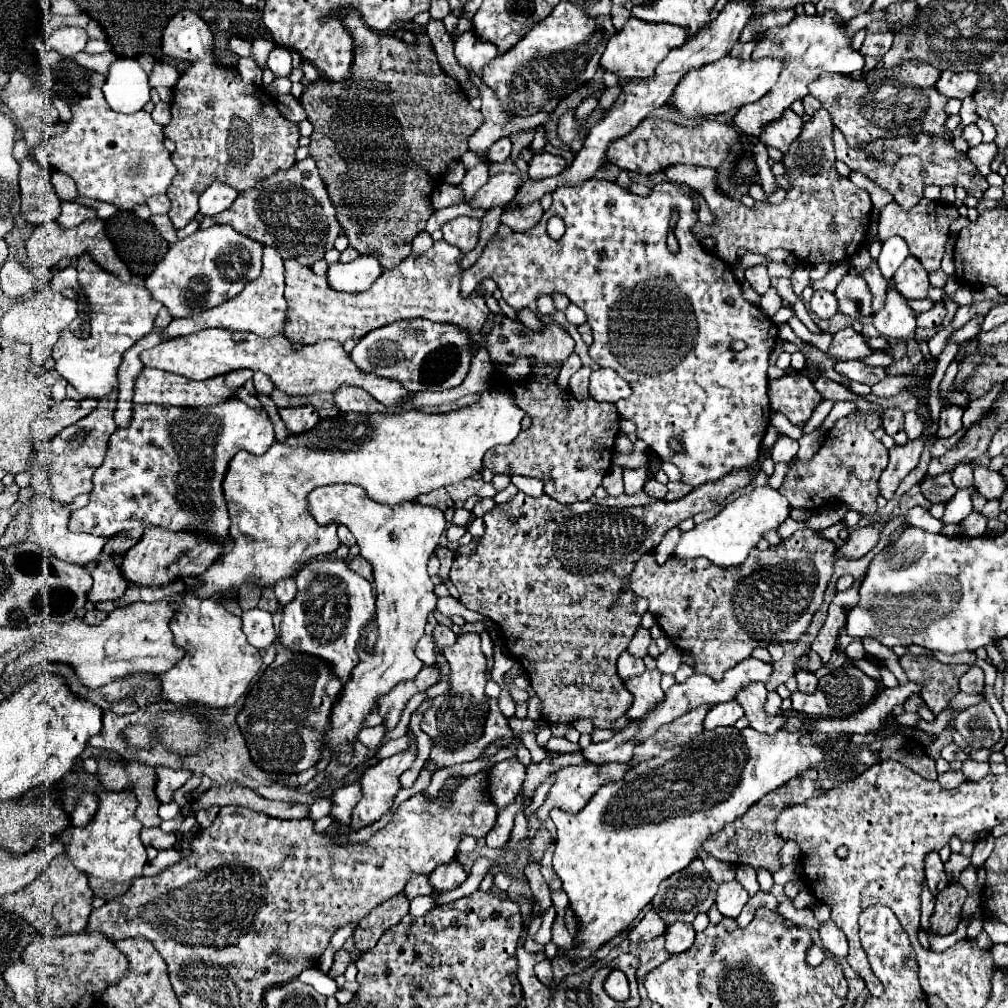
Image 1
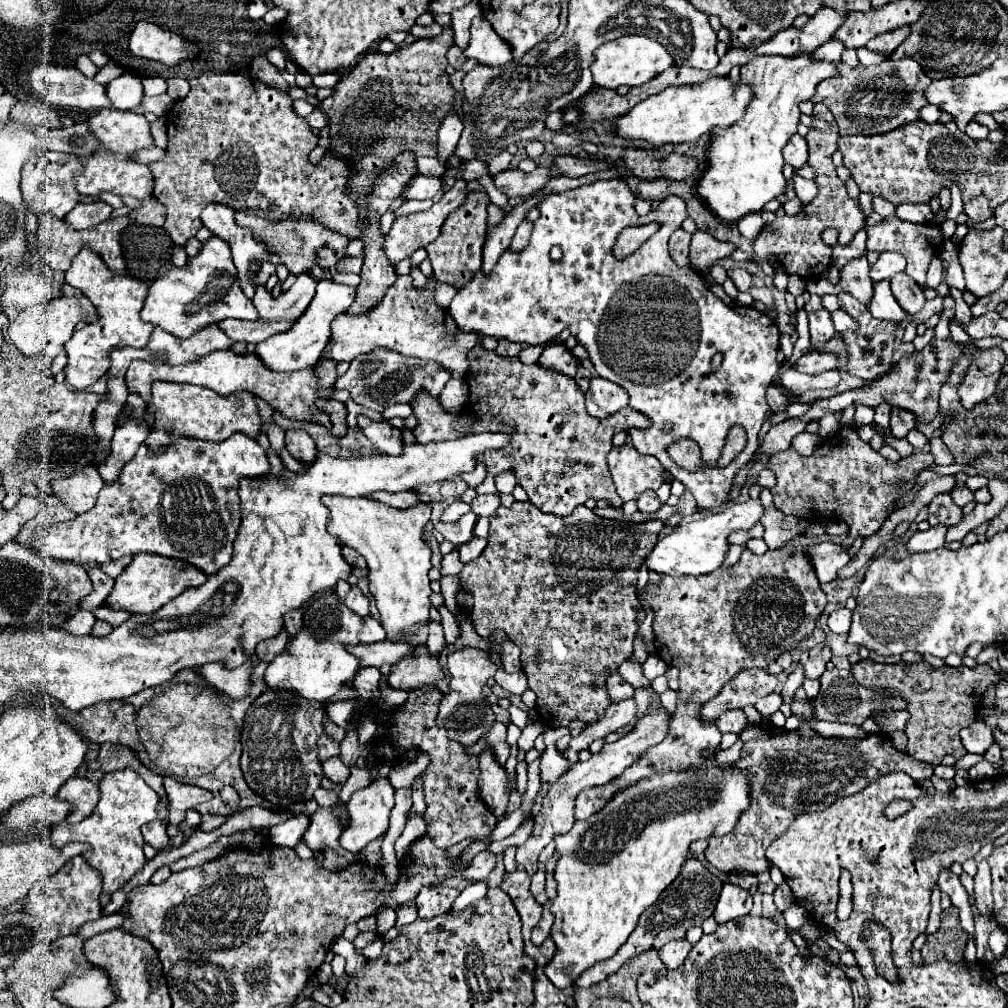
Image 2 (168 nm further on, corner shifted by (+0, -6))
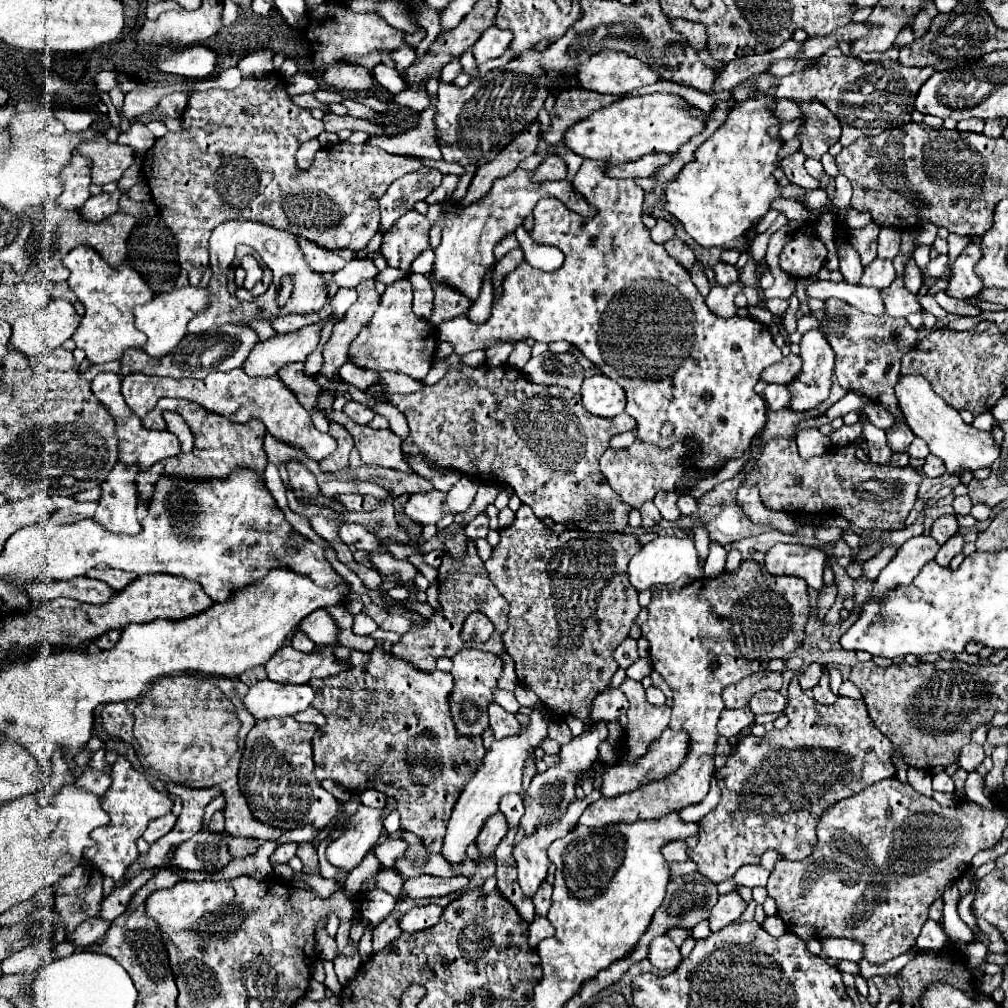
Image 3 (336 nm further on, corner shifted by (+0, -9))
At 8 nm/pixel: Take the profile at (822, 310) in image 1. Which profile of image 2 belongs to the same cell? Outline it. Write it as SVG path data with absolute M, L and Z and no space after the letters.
M819 309L815 313L809 315L809 335L811 335L811 349L821 351L823 345L835 335L835 327L833 321L829 317L829 311Z

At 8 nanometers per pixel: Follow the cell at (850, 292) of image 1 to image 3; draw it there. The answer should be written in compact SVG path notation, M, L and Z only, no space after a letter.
M837 298L827 302L825 312L827 318L821 322L821 328L827 332L827 340L835 352L837 382L847 390L875 396L875 400L887 406L887 410L895 414L897 422L901 422L903 418L897 408L897 396L893 388L899 380L901 358L917 344L917 330L913 330L905 318L893 318L889 314L867 316Z

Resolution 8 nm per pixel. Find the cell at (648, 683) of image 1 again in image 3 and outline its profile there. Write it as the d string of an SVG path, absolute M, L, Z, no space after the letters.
M599 720L599 722L589 724L583 730L581 736L575 736L569 744L561 746L559 762L557 764L549 766L545 772L537 772L531 778L531 786L523 794L525 814L521 818L521 826L525 828L525 834L527 836L539 826L539 820L555 820L555 816L559 816L559 812L563 812L563 808L567 808L567 800L573 800L575 798L575 782L577 782L577 776L583 770L589 770L593 766L593 762L599 756L599 750L597 748L599 748L601 742L607 740L607 736L609 736L609 730L607 730L607 722L605 720Z

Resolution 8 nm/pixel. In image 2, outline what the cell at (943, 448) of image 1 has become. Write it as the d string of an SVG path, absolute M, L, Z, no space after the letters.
M843 427L837 435L825 439L811 457L799 455L793 447L775 453L767 461L767 469L775 471L777 483L771 487L775 507L785 515L815 519L839 519L849 525L847 540L841 545L850 547L857 537L869 537L879 531L887 519L889 505L897 505L913 491L923 469L931 467L931 453L915 451L907 459L891 463L883 459L869 443L861 441L853 427Z

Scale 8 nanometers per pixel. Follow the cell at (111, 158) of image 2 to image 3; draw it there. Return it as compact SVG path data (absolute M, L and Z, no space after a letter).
M133 122L129 126L127 132L121 132L119 134L119 144L127 144L131 146L133 150L149 150L153 144L155 144L155 136L141 124L141 122Z

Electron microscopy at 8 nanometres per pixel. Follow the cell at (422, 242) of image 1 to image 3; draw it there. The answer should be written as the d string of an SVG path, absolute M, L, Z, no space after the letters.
M413 274L409 280L413 284L413 312L419 318L429 320L431 312L433 312L433 290L431 290L431 284L429 284L427 276L423 276L423 274Z

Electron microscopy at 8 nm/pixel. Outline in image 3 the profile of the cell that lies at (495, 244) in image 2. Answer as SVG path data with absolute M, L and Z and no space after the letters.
M493 268L487 270L487 276L483 278L483 284L481 284L481 294L469 308L471 320L487 320L487 316L491 316L491 302L493 302L491 276L493 276Z

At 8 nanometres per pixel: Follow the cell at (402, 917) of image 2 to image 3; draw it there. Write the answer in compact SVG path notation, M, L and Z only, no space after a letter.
M389 916L373 930L373 952L383 950L391 940L399 938L401 934L403 934L403 930L399 928L399 918Z

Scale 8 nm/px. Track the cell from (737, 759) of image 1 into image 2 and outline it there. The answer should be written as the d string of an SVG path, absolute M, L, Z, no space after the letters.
M707 759L697 771L657 773L655 777L643 779L637 785L619 791L587 821L577 821L569 833L555 835L561 859L555 867L559 891L557 899L551 903L551 913L555 917L551 939L555 941L557 951L545 965L545 975L557 989L569 989L585 969L617 953L635 931L641 913L653 905L661 891L665 891L679 875L691 841L707 839L711 835L727 835L735 827L737 819L749 805L749 781L751 773L739 771L733 765L721 769L715 759Z

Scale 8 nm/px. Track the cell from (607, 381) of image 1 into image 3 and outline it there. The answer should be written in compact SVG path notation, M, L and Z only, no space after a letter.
M597 374L583 380L581 388L583 406L601 418L615 418L625 410L625 392L605 374Z

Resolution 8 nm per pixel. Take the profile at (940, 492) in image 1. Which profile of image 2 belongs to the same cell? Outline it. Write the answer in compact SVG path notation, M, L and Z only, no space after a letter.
M949 493L937 495L931 503L929 503L929 525L937 527L937 525L945 525L945 527L953 527L963 519L963 511L951 501Z

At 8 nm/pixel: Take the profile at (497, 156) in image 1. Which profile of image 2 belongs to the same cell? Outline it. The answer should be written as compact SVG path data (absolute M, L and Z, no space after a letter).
M473 159L473 161L469 161L469 163L463 165L463 179L465 179L465 181L479 179L481 175L487 175L487 163Z

